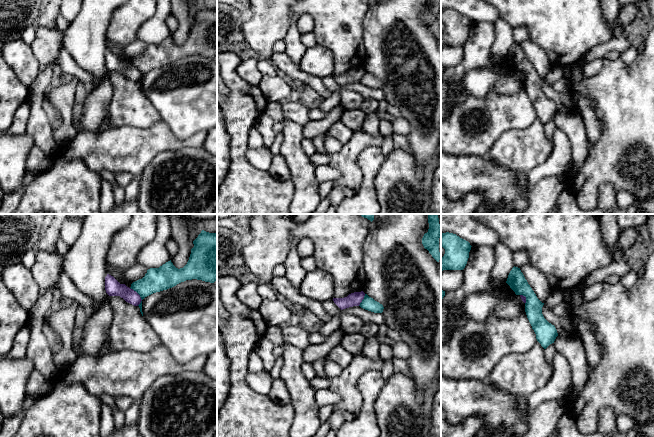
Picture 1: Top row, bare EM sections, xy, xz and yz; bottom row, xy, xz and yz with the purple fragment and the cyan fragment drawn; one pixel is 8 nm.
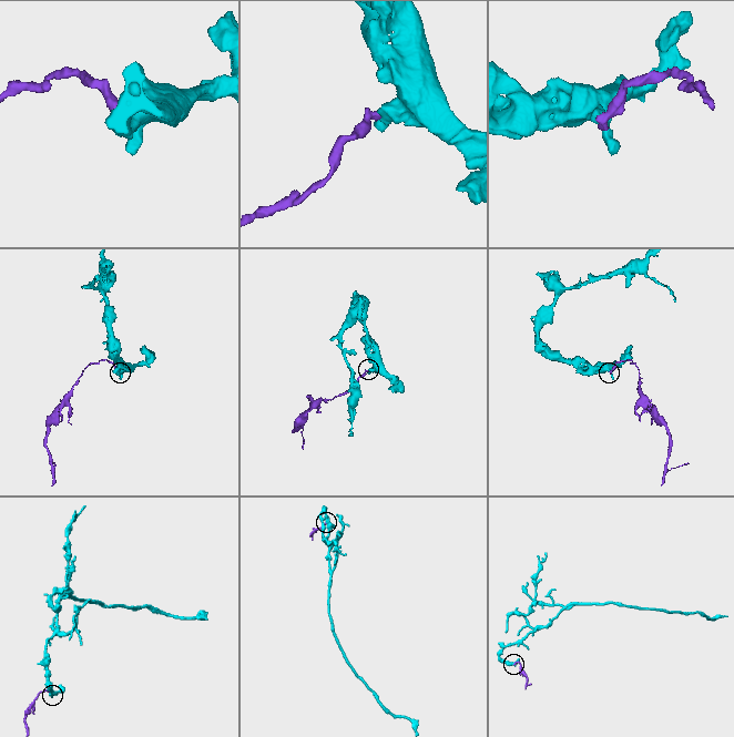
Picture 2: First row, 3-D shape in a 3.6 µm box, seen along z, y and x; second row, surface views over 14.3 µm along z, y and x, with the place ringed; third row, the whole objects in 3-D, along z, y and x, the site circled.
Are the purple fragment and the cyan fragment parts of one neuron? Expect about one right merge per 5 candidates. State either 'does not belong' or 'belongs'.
does not belong

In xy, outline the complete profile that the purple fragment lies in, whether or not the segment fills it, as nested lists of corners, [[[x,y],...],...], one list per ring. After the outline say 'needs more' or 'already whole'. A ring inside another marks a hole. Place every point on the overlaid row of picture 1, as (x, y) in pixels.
[[[107,274],[105,277],[105,290],[109,296],[120,296],[126,302],[138,306],[142,299],[140,295],[125,284],[120,284],[113,276]]]; already whole

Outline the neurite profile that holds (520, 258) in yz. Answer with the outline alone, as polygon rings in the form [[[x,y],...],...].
[[[520,250],[513,253],[513,263],[515,267],[522,267],[529,263],[528,253],[524,250]]]

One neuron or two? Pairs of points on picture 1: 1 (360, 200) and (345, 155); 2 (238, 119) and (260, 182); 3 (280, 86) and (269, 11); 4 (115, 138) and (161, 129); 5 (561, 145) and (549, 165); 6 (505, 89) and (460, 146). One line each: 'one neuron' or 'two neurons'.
1: two neurons
2: one neuron
3: two neurons
4: one neuron
5: one neuron
6: two neurons

